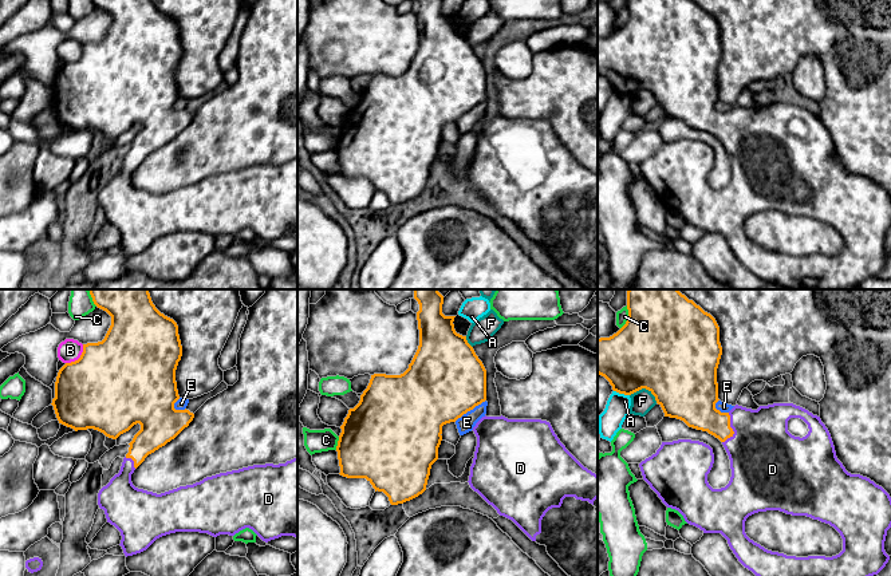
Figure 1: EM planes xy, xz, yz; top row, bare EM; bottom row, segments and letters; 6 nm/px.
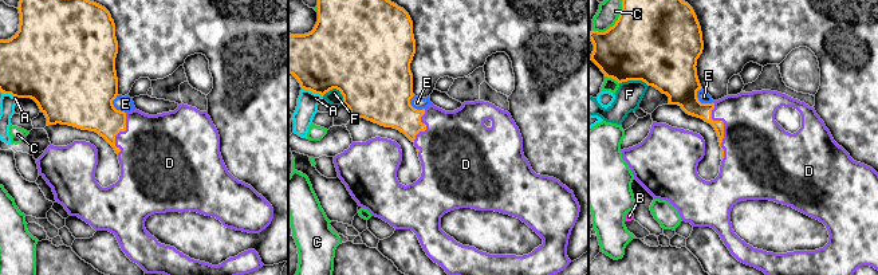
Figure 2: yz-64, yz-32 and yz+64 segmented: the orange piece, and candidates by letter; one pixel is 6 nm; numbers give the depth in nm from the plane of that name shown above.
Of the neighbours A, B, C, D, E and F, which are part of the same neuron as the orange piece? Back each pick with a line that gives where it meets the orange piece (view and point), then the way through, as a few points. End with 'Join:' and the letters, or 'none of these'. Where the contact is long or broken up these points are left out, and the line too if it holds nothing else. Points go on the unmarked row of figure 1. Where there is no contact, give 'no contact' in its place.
D: meets orange in yz at (732, 129)
Join: D

